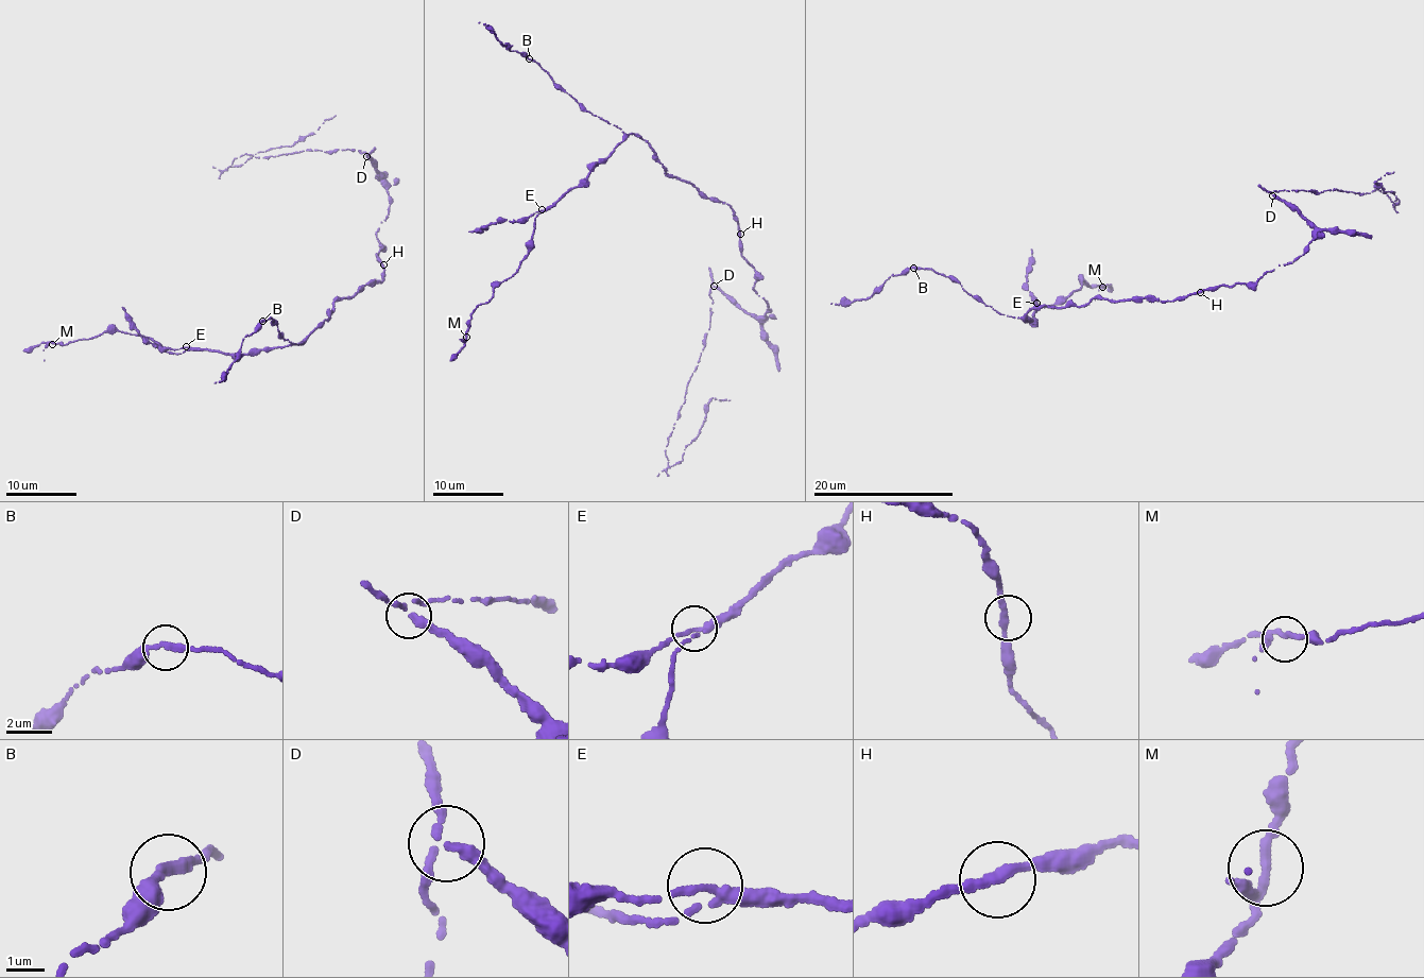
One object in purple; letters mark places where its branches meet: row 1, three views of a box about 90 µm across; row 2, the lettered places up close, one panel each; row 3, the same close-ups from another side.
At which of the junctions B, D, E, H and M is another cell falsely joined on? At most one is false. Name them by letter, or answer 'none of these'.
D

